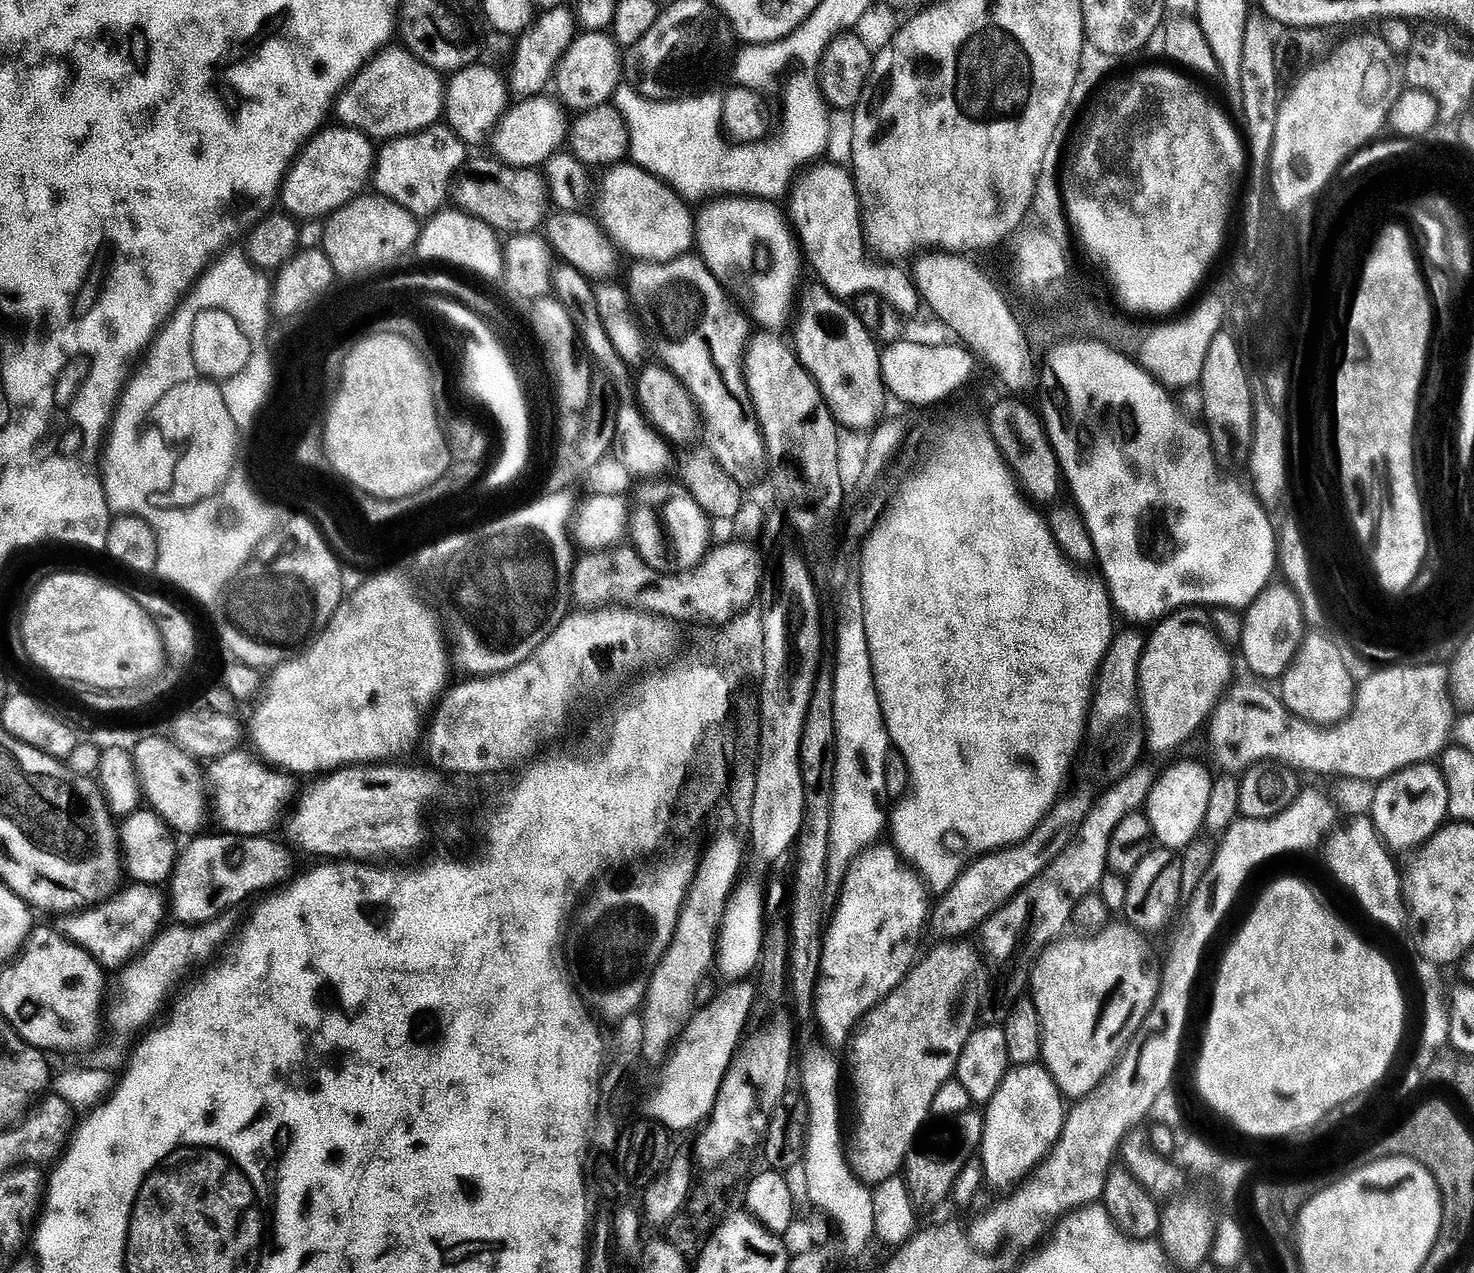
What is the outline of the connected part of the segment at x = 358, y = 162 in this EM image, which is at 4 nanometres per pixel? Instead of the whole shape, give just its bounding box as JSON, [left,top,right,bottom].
[280,126,376,220]

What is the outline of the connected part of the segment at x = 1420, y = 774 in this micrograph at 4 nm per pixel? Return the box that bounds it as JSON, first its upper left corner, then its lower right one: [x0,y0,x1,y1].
[1369,763,1448,853]

